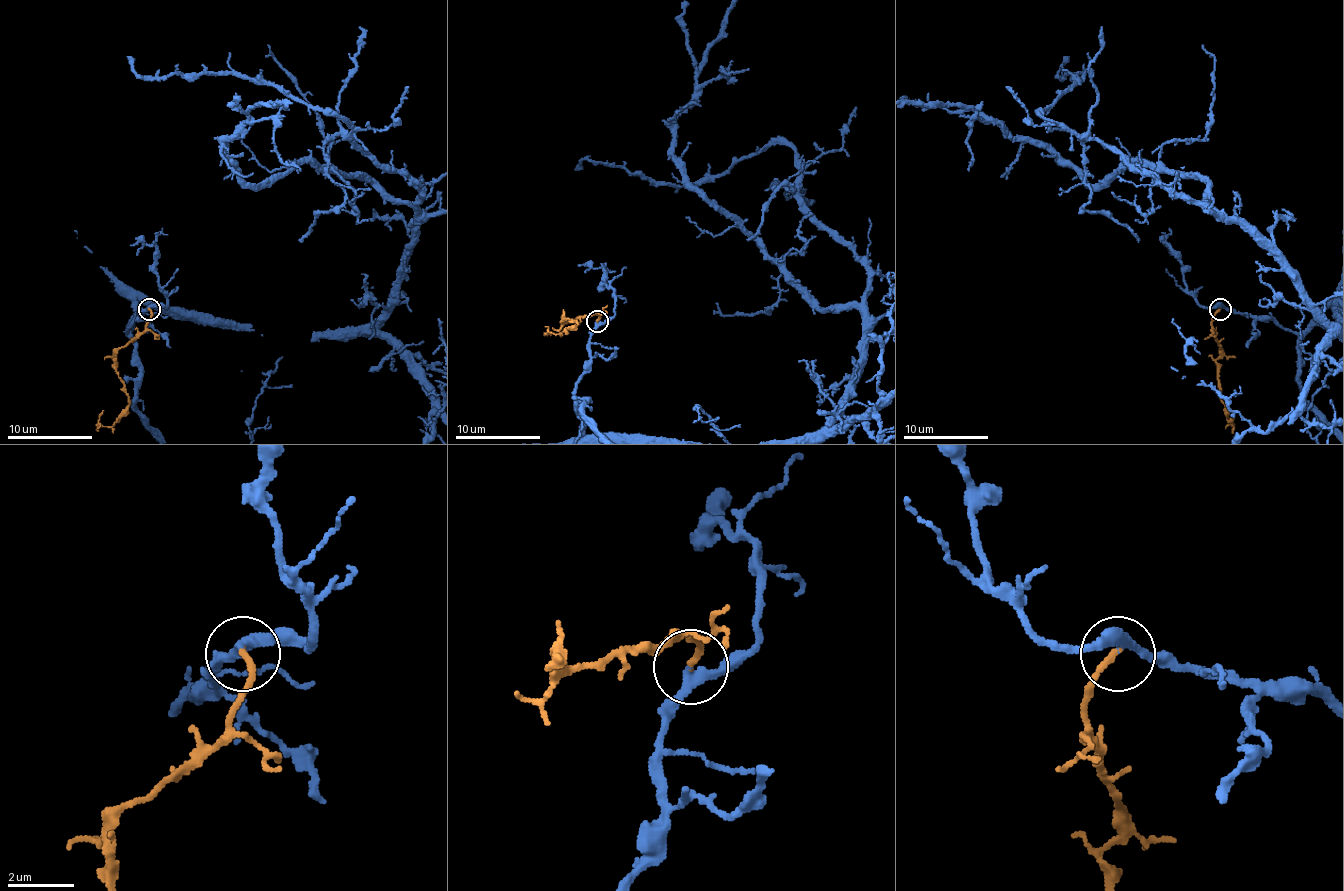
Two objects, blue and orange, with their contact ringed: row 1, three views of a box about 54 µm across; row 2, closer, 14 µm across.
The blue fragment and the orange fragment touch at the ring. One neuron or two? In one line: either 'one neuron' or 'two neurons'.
one neuron

